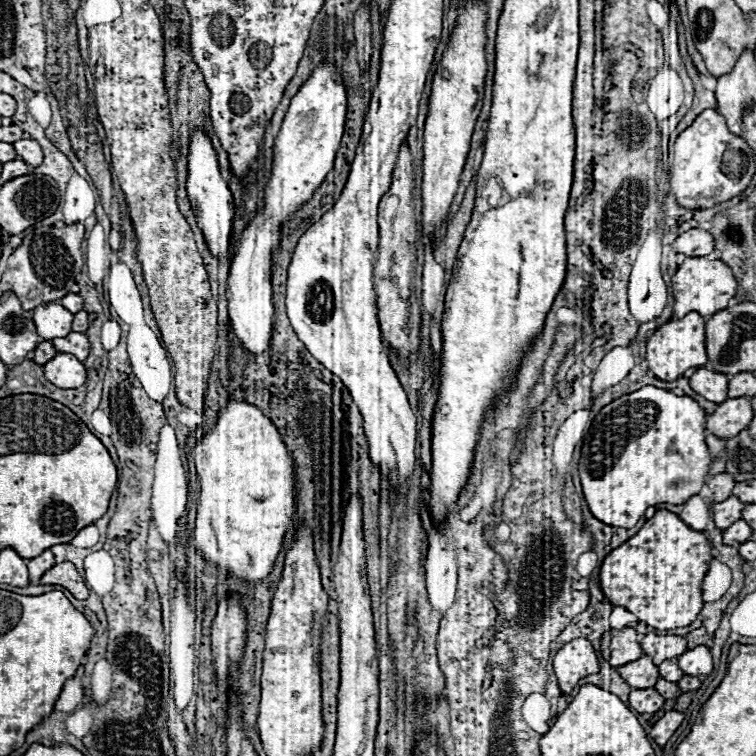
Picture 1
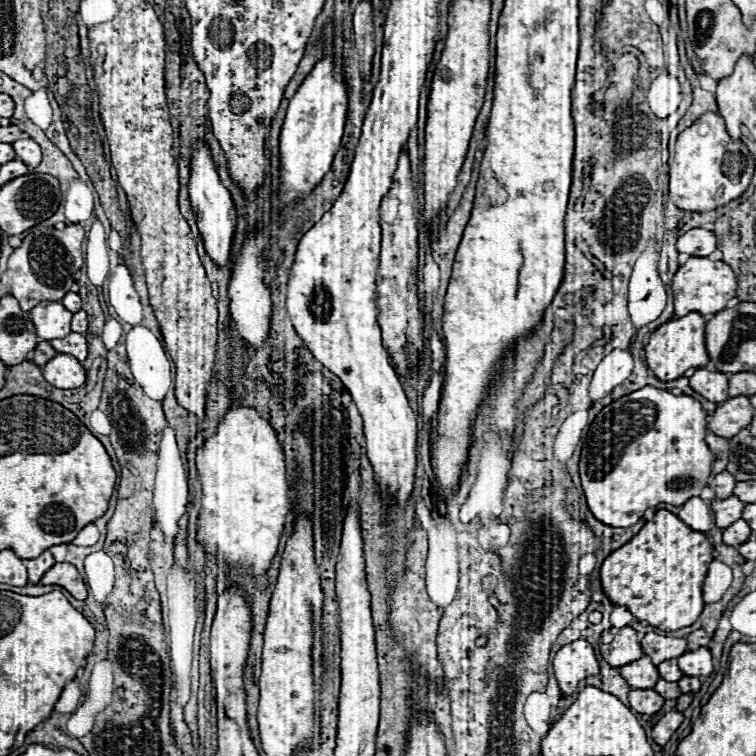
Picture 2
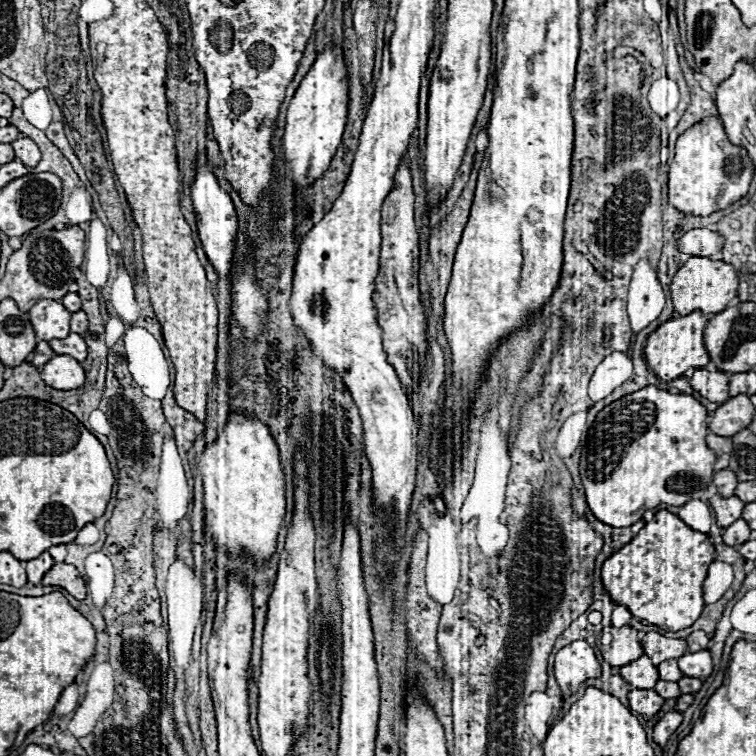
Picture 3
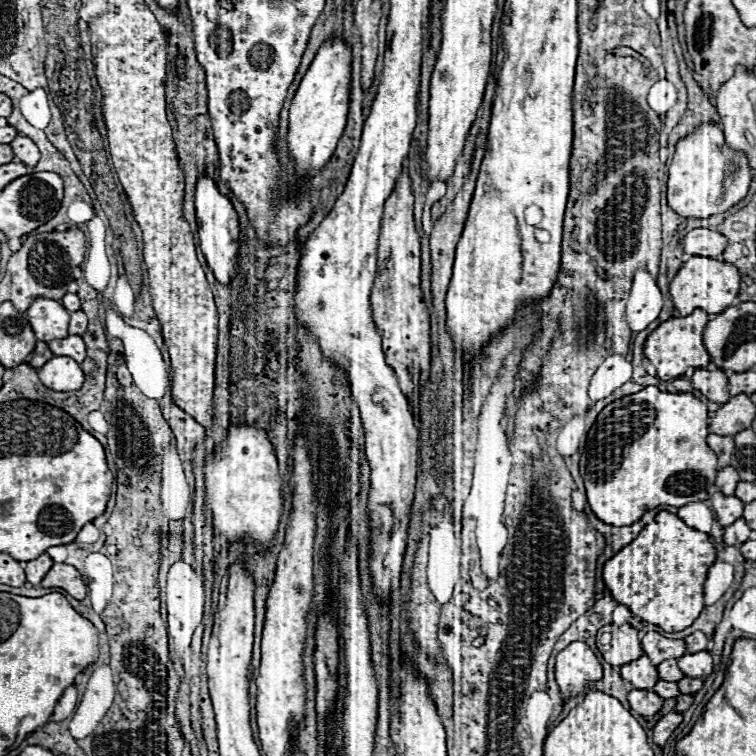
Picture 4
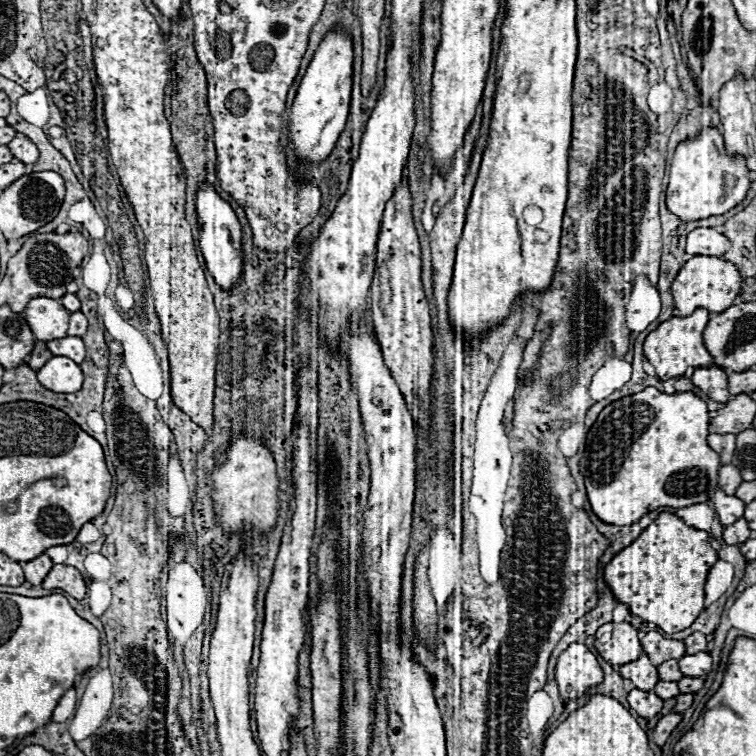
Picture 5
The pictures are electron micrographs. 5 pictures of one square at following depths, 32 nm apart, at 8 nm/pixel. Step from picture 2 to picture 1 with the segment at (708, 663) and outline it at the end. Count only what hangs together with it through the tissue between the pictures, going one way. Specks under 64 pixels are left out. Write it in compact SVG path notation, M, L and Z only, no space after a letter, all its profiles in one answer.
M696 646L694 650L686 650L680 658L678 664L684 674L704 678L712 672L712 656L706 646Z

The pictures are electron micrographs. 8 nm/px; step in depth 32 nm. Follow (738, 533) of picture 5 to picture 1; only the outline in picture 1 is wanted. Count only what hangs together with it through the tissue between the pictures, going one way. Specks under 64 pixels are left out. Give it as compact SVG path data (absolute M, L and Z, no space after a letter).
M736 520L730 528L724 530L724 544L728 546L740 546L744 540L750 540L752 528L744 520Z

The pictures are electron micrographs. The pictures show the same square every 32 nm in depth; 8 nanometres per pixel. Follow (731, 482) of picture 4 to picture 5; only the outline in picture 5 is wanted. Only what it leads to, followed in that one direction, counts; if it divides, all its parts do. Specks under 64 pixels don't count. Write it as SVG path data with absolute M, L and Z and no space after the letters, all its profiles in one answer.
M726 464L720 468L718 472L718 488L728 492L728 496L732 496L738 488L738 484L742 482L742 476L740 476L740 470L732 464Z

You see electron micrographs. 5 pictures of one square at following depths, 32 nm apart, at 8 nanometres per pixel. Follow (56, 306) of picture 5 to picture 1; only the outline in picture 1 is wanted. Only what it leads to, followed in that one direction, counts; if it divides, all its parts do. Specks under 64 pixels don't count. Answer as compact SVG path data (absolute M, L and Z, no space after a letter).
M48 302L34 308L34 322L36 322L38 334L44 340L68 336L72 332L72 320L74 320L74 314L56 302Z

